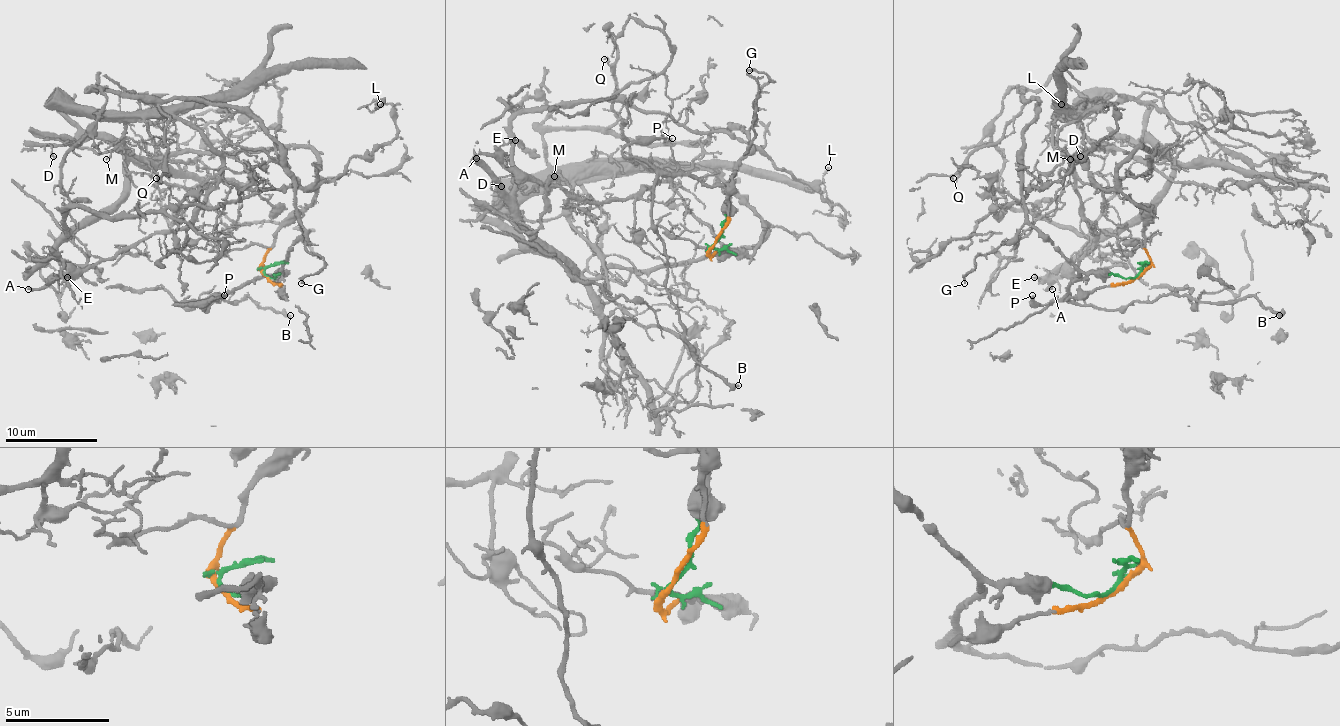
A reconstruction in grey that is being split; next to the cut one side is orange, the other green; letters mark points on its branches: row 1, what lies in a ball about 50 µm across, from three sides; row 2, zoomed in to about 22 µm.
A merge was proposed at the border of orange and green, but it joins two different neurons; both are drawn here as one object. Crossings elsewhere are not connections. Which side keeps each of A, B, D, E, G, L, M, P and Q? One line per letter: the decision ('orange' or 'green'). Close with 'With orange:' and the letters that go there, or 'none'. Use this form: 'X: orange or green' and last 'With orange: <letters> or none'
A: orange
B: green
D: orange
E: orange
G: green
L: orange
M: orange
P: green
Q: green
With orange: A, D, E, L, M

